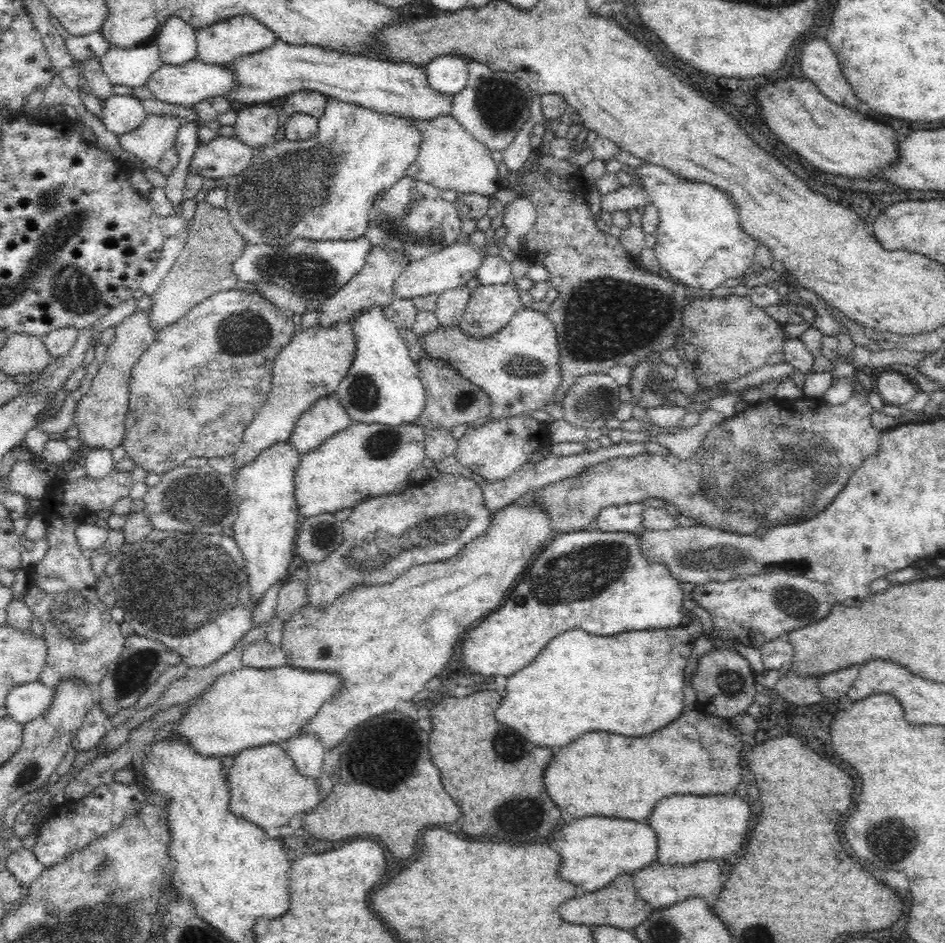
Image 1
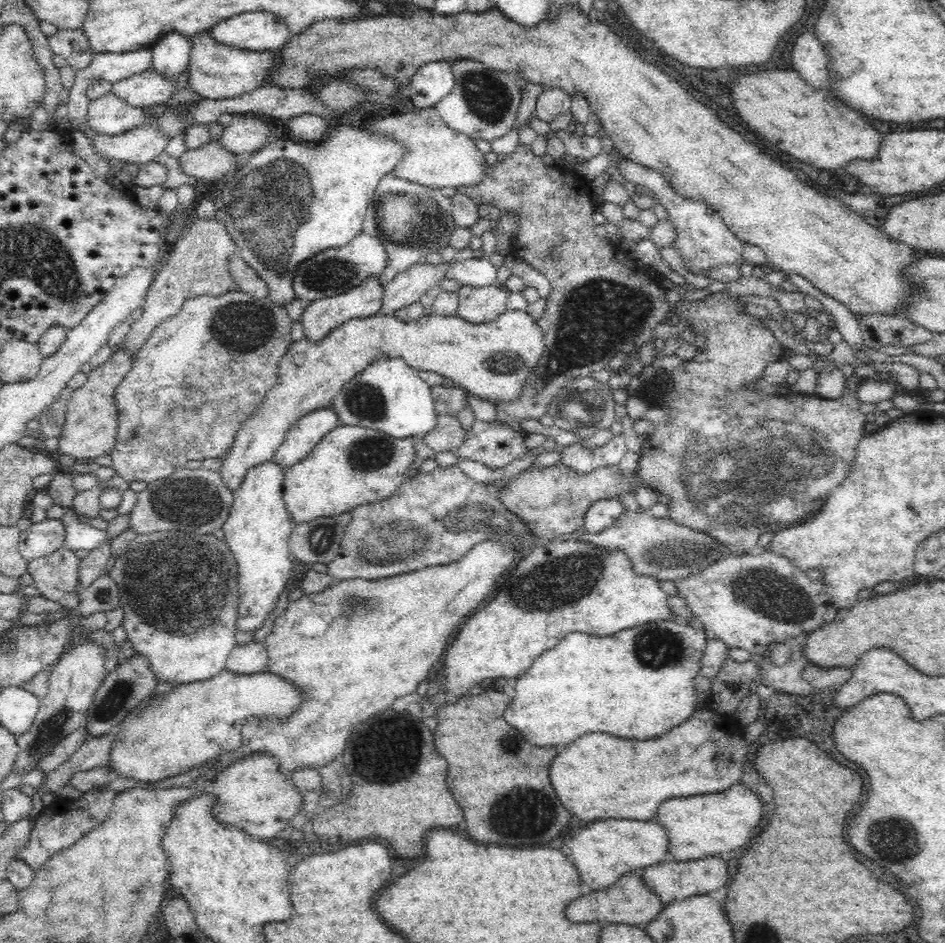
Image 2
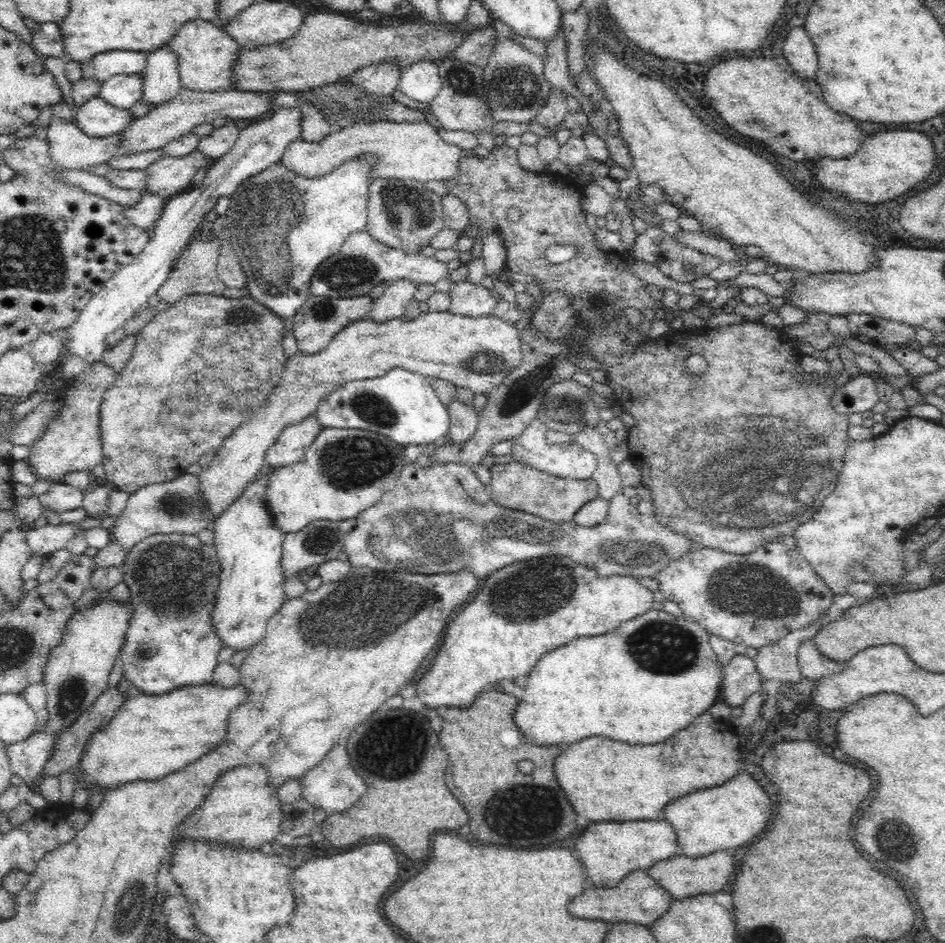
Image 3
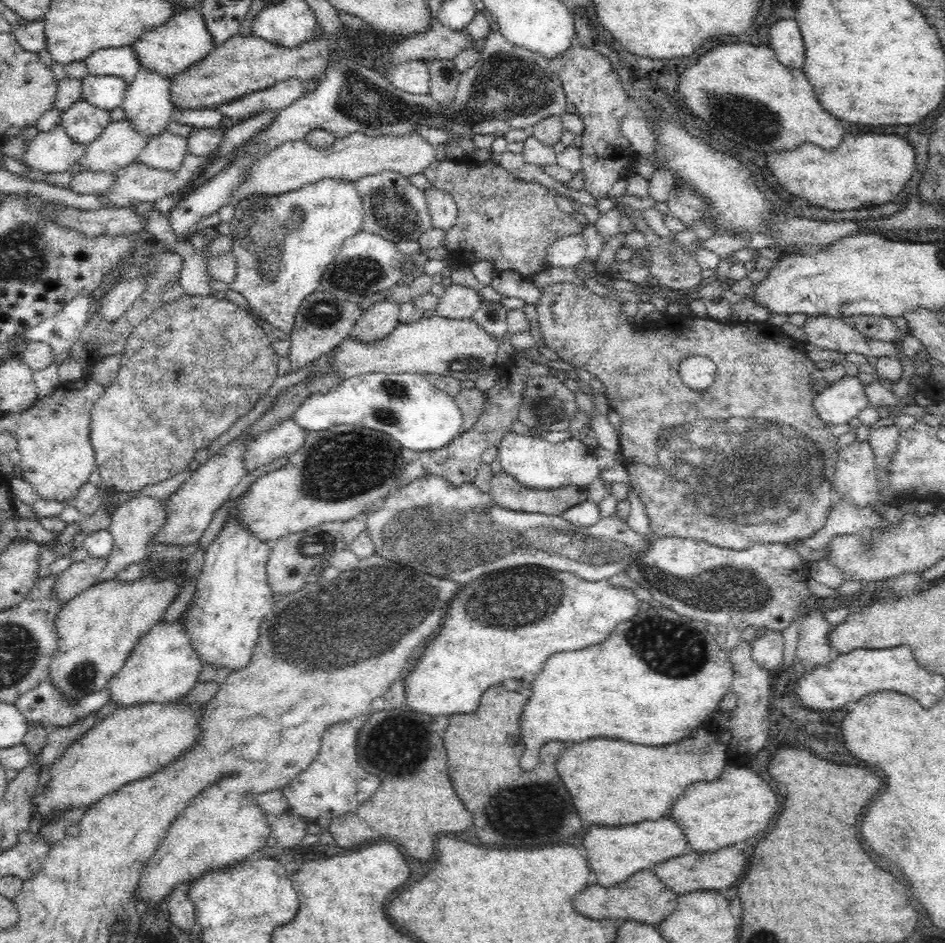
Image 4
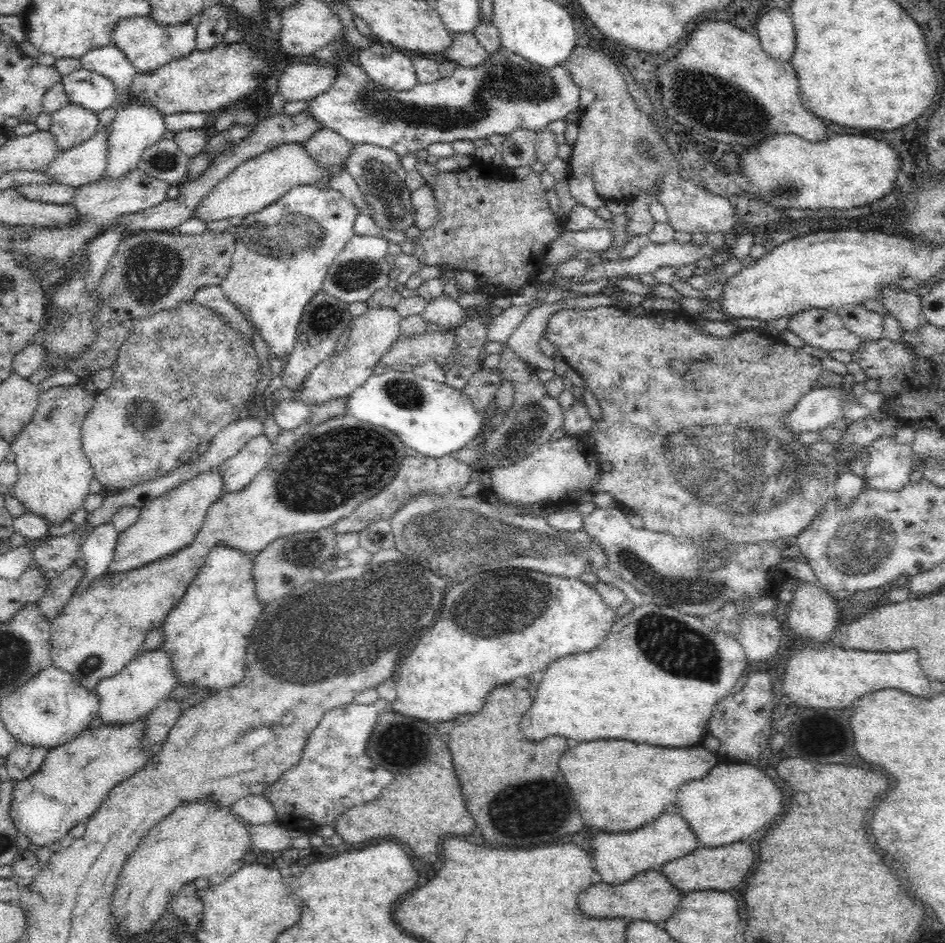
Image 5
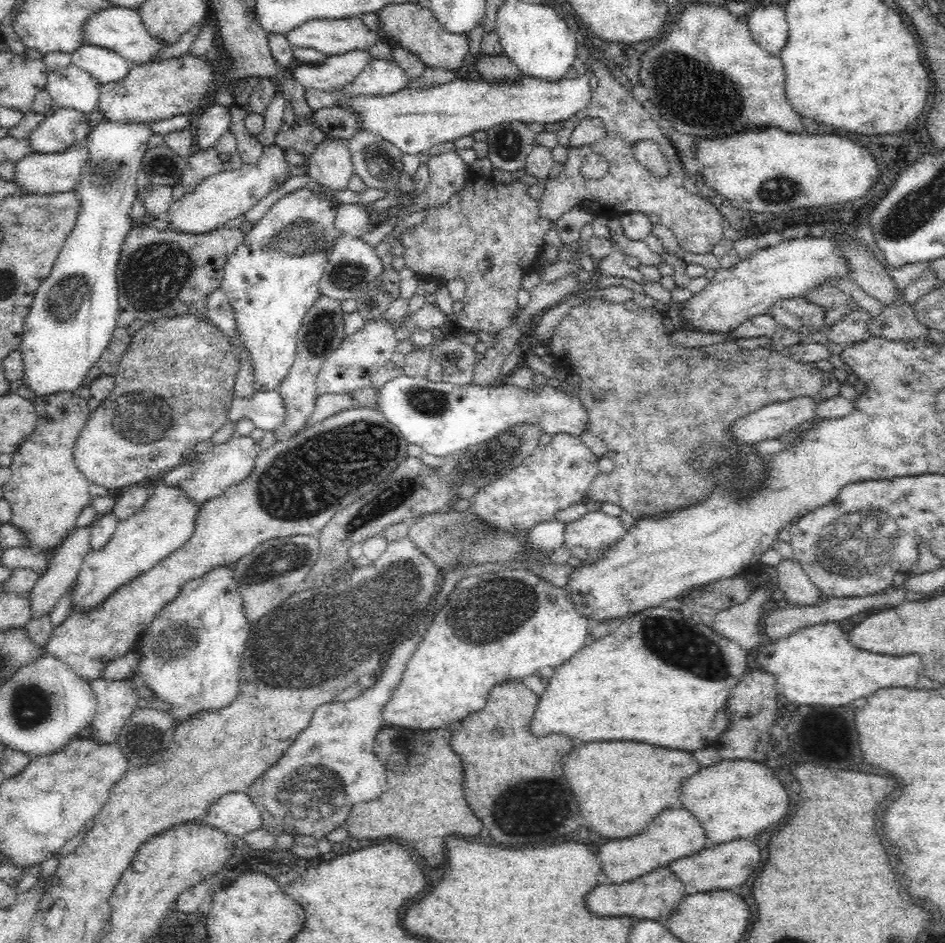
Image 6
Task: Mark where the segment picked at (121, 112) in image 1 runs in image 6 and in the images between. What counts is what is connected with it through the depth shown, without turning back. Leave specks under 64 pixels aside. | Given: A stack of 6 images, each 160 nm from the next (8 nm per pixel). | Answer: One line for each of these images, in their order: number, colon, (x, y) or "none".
2: (108, 115)
3: (96, 118)
4: (84, 123)
5: (72, 125)
6: (63, 128)

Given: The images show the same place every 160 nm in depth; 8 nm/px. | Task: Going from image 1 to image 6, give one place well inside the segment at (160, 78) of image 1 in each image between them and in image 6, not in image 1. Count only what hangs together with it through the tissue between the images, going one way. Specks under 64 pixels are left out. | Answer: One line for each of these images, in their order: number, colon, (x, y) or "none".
2: (149, 88)
3: (123, 91)
4: (106, 92)
5: (95, 92)
6: (71, 87)

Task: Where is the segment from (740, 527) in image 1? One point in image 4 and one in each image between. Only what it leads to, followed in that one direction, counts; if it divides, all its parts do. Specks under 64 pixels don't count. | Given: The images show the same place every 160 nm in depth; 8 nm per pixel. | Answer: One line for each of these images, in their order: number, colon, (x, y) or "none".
2: (735, 463)
3: (743, 453)
4: (765, 476)

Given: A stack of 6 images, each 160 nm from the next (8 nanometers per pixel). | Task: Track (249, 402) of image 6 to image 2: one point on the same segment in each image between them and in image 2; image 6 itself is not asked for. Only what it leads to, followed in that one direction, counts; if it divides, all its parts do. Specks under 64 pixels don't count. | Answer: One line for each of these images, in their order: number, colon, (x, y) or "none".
2: (389, 395)
3: (402, 405)
4: (406, 406)
5: (289, 414)

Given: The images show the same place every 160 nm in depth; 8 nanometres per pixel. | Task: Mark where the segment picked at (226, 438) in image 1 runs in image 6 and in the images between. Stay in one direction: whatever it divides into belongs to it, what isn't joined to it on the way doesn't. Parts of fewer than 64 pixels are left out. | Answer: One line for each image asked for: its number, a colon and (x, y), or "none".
2: (161, 426)
3: (167, 408)
4: (193, 367)
5: (186, 370)
6: (178, 375)

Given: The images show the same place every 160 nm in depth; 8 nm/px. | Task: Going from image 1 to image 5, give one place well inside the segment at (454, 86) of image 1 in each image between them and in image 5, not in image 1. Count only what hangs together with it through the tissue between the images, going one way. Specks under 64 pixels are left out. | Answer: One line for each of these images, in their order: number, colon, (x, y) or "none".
2: (432, 81)
3: (421, 81)
4: (413, 76)
5: (384, 63)

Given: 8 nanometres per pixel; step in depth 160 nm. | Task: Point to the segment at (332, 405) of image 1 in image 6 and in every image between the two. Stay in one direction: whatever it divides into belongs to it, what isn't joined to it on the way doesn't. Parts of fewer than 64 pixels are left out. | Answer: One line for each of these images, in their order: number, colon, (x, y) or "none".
2: (306, 432)
3: (290, 447)
4: (284, 439)
5: (237, 471)
6: (225, 464)

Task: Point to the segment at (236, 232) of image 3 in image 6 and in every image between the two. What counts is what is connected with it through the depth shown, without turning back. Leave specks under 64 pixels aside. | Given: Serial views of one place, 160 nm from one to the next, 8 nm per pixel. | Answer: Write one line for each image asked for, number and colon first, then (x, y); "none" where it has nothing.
4: (282, 244)
5: (282, 254)
6: (272, 279)

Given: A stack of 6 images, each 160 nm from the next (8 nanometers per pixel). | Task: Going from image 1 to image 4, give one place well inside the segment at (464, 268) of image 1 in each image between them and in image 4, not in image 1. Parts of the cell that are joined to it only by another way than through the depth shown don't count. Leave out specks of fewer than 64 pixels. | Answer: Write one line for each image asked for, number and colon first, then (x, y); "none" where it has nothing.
2: (407, 287)
3: (392, 304)
4: (378, 320)

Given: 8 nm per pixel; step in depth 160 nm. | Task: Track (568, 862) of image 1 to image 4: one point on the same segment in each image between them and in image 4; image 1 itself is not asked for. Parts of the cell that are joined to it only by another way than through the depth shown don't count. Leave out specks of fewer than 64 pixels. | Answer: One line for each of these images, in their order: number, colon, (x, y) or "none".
2: (604, 850)
3: (610, 850)
4: (614, 854)

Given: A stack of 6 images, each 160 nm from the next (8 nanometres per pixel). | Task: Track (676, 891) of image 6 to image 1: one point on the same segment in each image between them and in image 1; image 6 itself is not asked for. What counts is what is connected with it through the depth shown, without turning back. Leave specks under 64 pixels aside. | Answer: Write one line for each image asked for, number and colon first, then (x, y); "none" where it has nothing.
1: (618, 901)
2: (627, 901)
3: (637, 898)
4: (641, 897)
5: (649, 896)

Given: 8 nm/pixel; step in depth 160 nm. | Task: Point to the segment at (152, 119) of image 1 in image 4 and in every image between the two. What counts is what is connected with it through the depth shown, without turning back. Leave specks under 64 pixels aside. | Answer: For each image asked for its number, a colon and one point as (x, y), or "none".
2: (143, 144)
3: (70, 148)
4: (50, 152)

